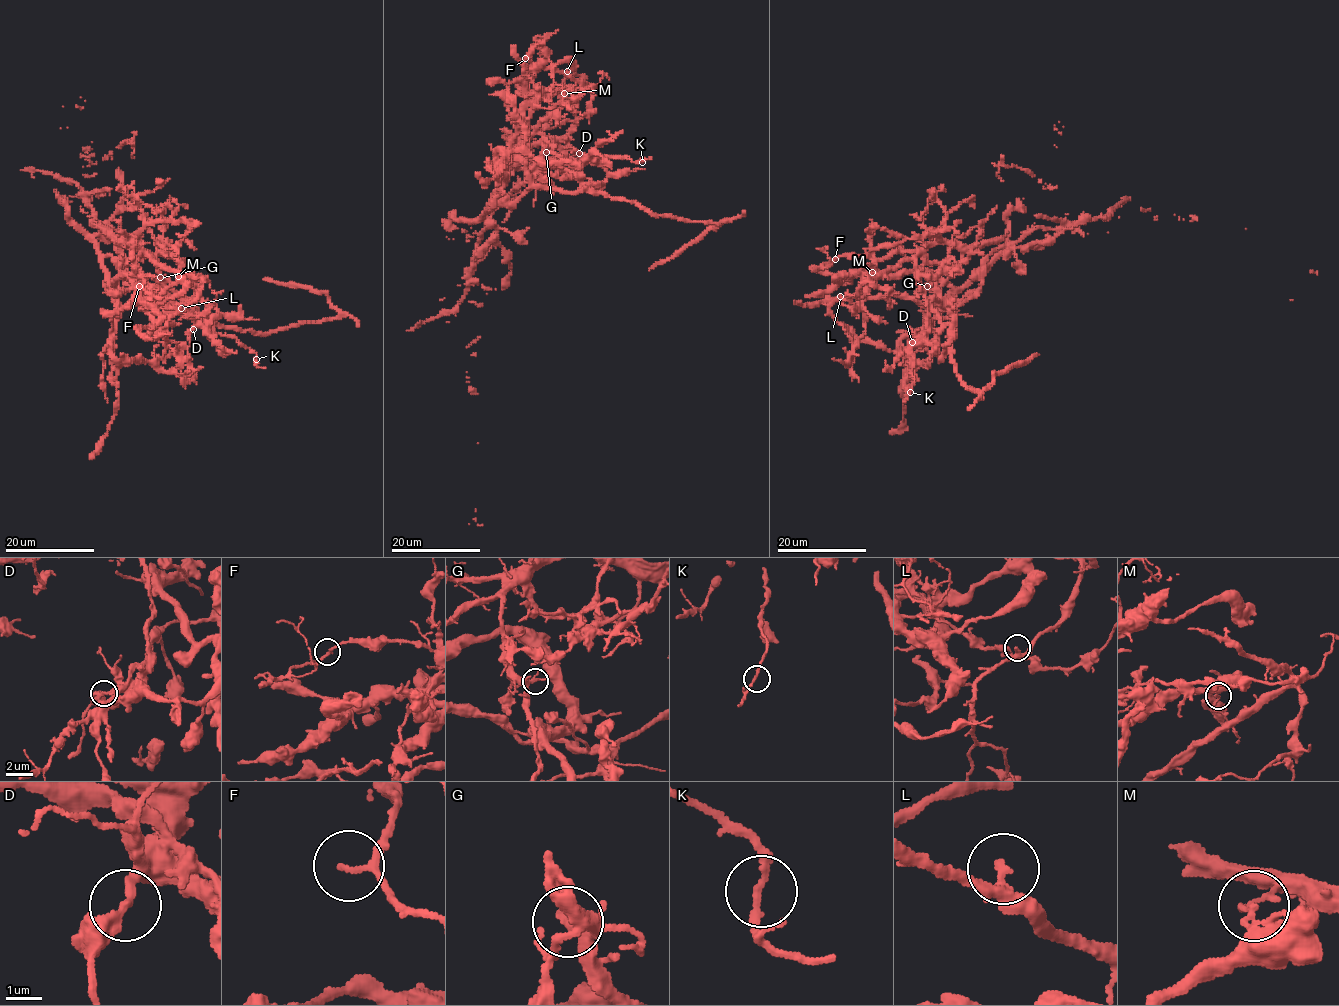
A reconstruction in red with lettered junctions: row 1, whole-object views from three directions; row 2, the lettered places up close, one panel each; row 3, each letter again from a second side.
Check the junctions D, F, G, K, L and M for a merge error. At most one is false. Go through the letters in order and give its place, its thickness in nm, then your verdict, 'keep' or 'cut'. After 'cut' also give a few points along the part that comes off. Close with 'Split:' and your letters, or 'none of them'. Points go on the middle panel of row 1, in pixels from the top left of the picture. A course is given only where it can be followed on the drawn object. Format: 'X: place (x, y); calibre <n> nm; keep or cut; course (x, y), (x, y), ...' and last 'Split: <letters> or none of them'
D: place (579, 153); calibre 280 nm; keep
F: place (525, 58); calibre 160 nm; keep
G: place (546, 152); calibre 240 nm; keep
K: place (642, 162); calibre 180 nm; keep
L: place (567, 71); calibre 240 nm; keep
M: place (564, 93); calibre 130 nm; cut; course (564, 93), (537, 131), (577, 163), (554, 165), (494, 211), (462, 302), (481, 305), (469, 381), (483, 524)
Split: M

